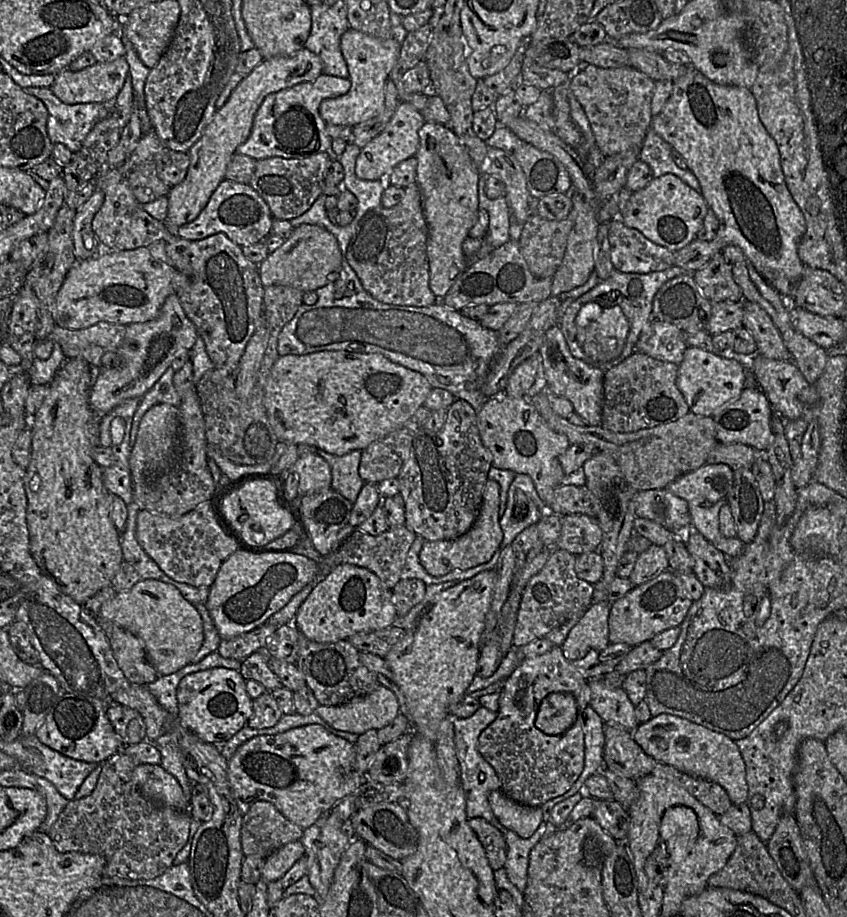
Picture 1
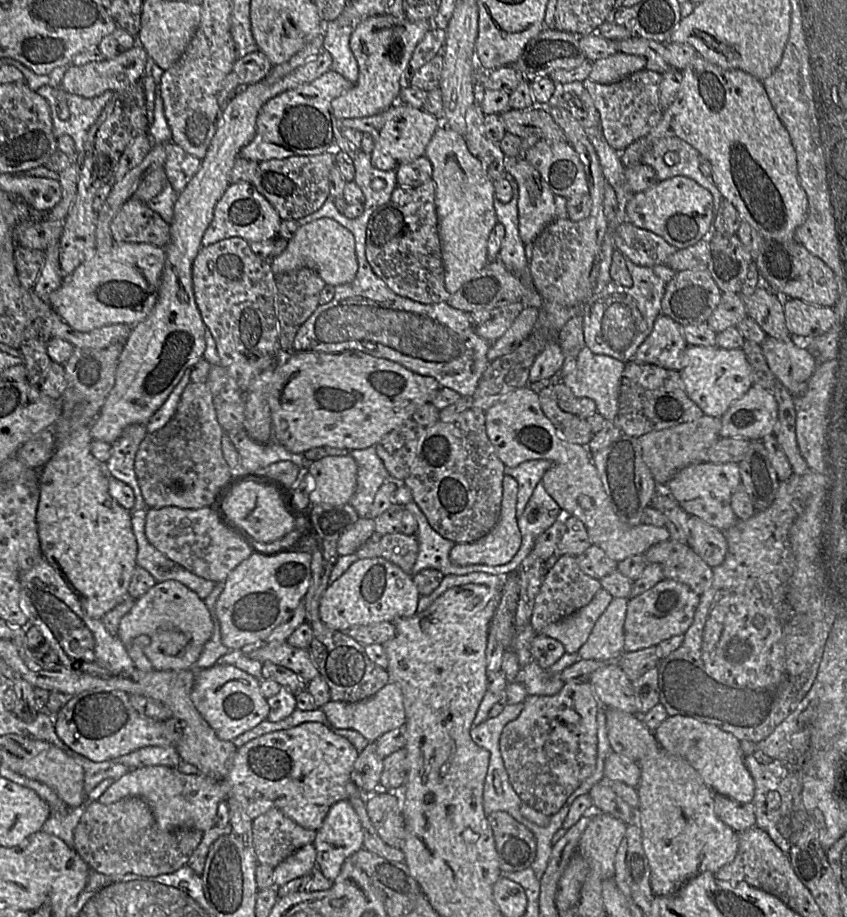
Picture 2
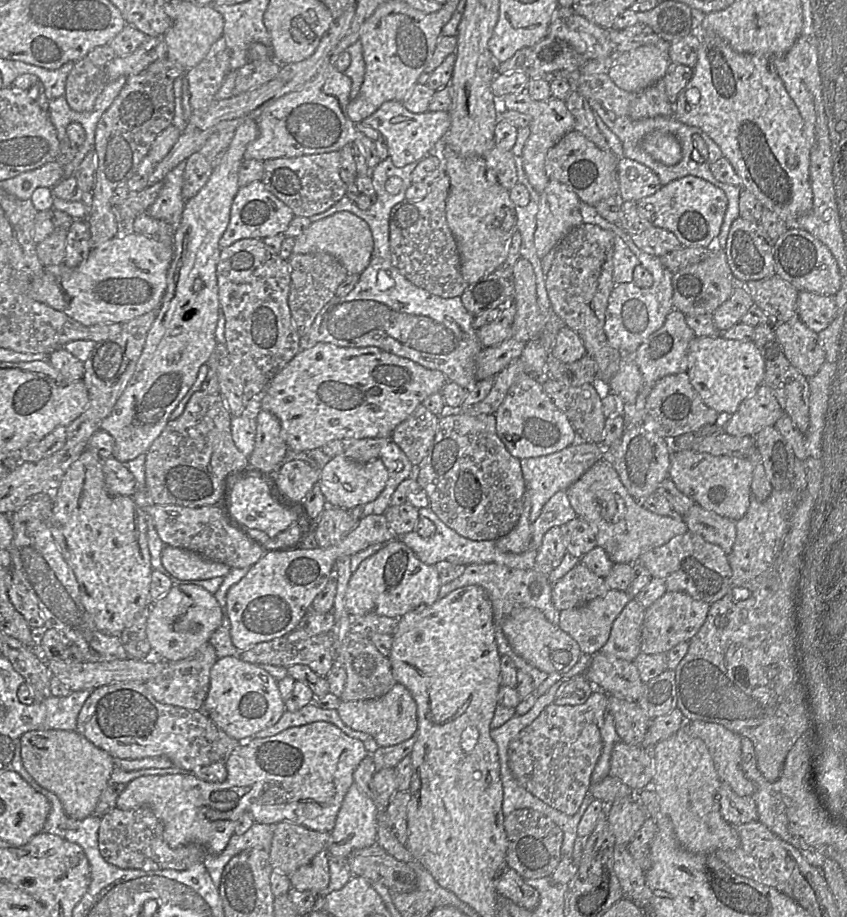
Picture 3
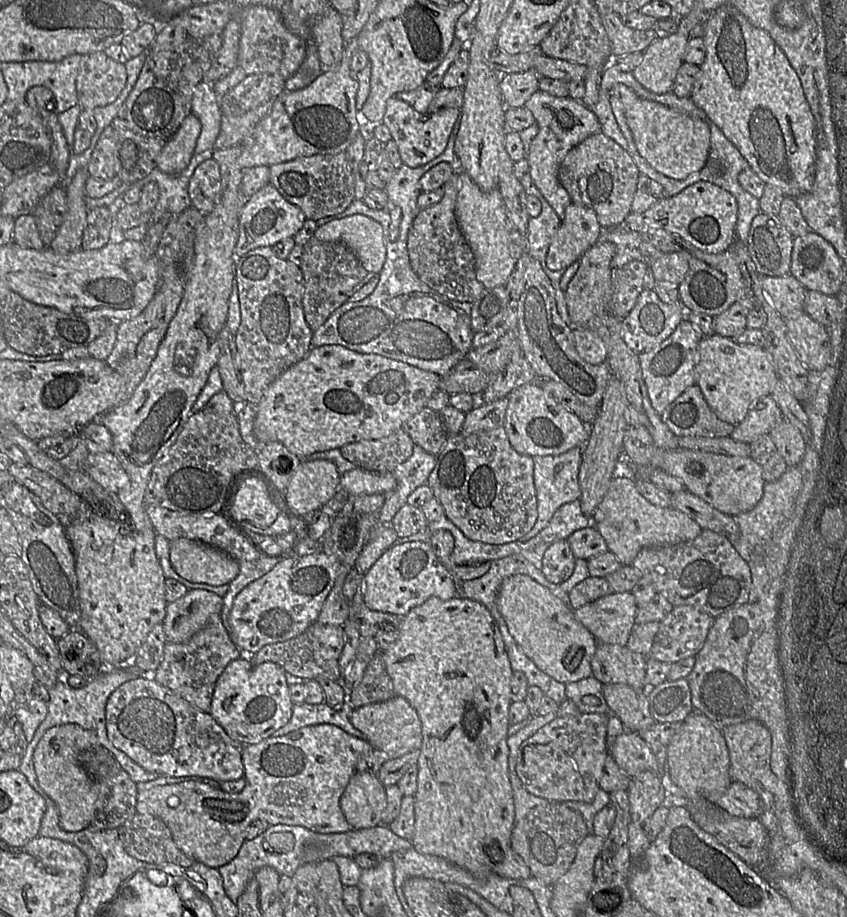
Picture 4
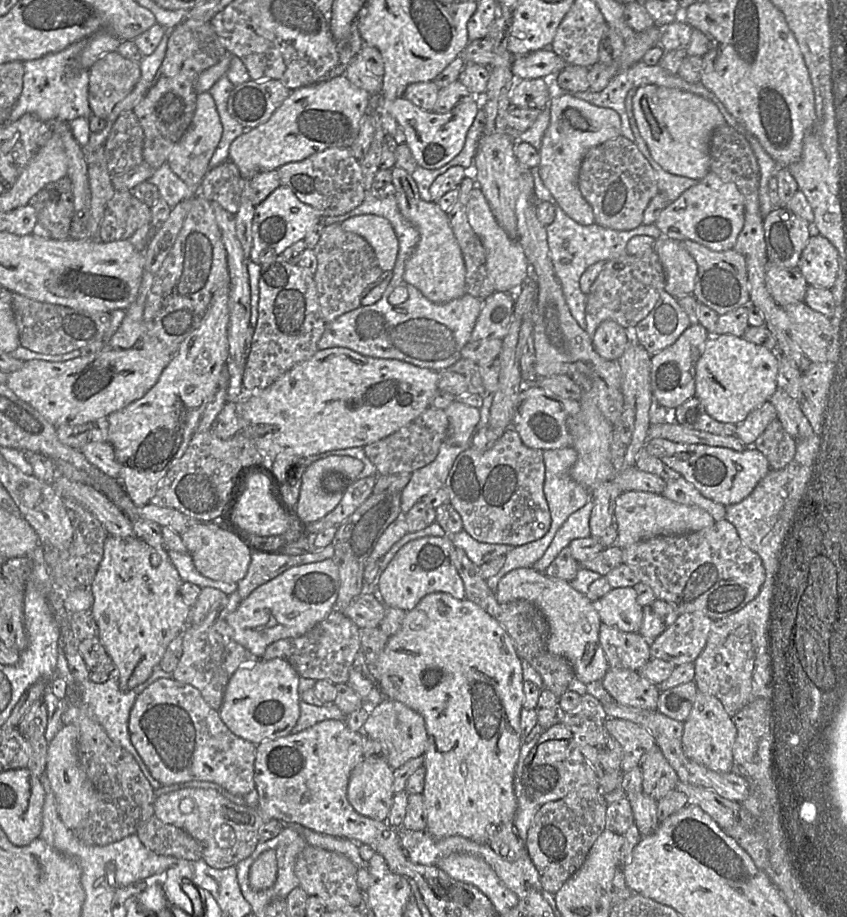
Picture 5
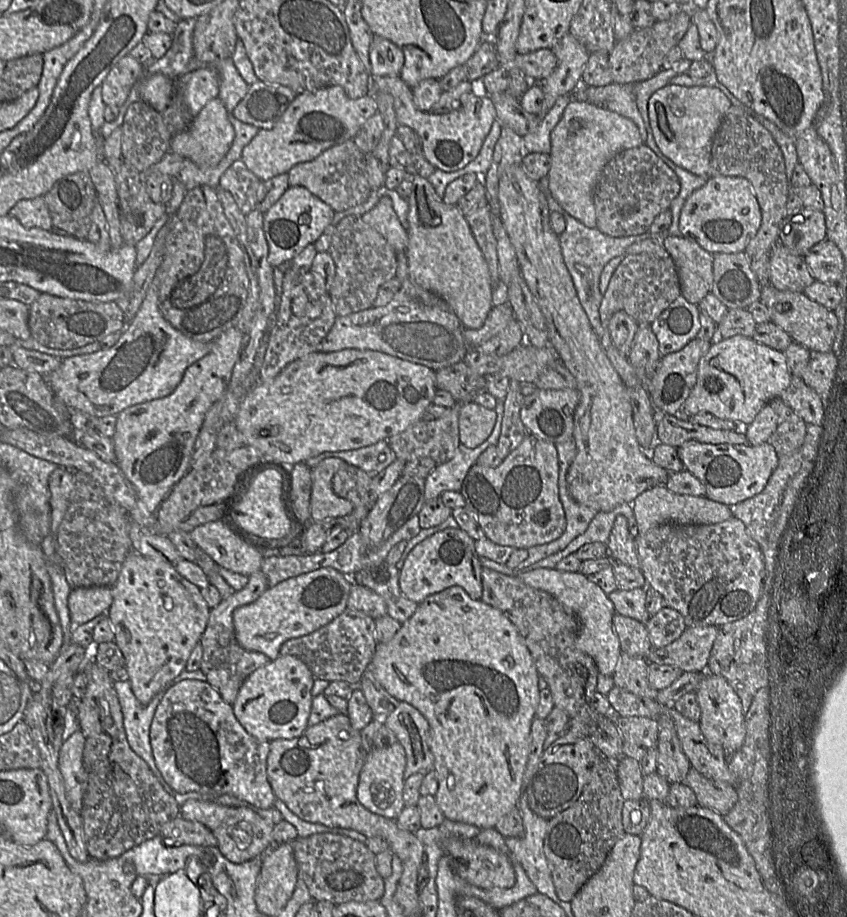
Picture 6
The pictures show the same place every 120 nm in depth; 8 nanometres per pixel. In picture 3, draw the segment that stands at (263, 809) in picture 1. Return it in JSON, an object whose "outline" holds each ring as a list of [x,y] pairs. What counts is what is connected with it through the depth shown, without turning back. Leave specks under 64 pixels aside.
{"outline":[[[290,822],[267,825],[274,825],[268,853],[276,872],[289,875],[310,863],[322,850],[327,850],[329,832],[313,831]]]}

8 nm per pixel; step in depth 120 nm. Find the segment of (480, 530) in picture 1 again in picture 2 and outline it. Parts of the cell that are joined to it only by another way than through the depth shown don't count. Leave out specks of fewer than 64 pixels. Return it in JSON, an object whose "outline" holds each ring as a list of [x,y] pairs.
{"outline":[[[505,475],[502,482],[503,496],[501,512],[497,524],[481,539],[472,543],[456,543],[449,553],[452,564],[465,566],[471,564],[485,564],[489,566],[509,563],[520,549],[522,537],[517,523],[517,495],[518,482],[511,476]]]}

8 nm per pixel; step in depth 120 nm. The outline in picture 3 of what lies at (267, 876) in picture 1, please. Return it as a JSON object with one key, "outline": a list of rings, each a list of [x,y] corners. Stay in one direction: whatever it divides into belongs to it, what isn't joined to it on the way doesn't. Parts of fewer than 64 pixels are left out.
{"outline":[[[322,850],[310,863],[289,874],[292,888],[311,891],[316,895],[332,892],[327,889],[330,880],[329,858],[327,850]]]}

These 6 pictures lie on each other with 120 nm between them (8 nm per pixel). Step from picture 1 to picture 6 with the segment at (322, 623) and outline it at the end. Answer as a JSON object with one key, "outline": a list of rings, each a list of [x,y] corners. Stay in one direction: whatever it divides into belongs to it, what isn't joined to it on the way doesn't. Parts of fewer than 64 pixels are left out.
{"outline":[[[447,528],[418,543],[405,558],[399,587],[409,600],[419,604],[426,597],[452,586],[463,588],[473,600],[482,596],[483,565],[475,551],[475,540],[460,528]]]}

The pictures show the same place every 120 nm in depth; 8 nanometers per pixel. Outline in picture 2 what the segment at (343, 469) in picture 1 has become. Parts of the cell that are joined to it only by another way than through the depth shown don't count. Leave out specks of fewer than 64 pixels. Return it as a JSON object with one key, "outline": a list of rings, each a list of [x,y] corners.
{"outline":[[[375,446],[362,450],[352,450],[348,455],[355,459],[358,466],[357,487],[349,503],[360,518],[365,518],[377,491],[385,482],[390,480],[390,475],[377,455]]]}

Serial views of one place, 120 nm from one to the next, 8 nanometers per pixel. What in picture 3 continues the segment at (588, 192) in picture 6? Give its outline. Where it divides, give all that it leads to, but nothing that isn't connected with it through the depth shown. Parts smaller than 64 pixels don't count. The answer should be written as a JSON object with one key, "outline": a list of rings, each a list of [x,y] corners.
{"outline":[[[526,91],[498,98],[501,98],[506,110],[518,111],[531,117],[529,125],[530,135],[523,147],[521,157],[529,182],[540,194],[545,190],[550,181],[545,171],[546,154],[565,134],[573,130],[575,119],[567,109],[565,101],[556,98],[537,101],[533,100]]]}

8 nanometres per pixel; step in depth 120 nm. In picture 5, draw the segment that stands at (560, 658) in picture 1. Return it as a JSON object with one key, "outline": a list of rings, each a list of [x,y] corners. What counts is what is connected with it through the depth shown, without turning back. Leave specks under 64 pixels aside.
{"outline":[[[586,721],[577,726],[561,722],[546,729],[524,761],[523,785],[531,801],[539,806],[557,801],[586,785],[597,785],[604,780],[605,770],[599,754],[608,734],[605,723]]]}

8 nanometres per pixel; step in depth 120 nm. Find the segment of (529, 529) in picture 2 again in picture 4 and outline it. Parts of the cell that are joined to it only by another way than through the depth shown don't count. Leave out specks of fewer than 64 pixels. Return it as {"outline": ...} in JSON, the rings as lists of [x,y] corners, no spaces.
{"outline":[[[579,500],[566,503],[560,506],[547,526],[530,542],[530,546],[536,547],[535,564],[536,568],[541,569],[542,559],[545,551],[559,540],[567,538],[577,530],[589,527],[591,520],[587,518],[581,510]]]}

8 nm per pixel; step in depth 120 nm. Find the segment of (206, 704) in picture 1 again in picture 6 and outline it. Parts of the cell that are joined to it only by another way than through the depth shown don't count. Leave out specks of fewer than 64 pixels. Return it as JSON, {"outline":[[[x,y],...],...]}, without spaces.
{"outline":[[[280,655],[252,672],[241,685],[232,703],[233,713],[251,736],[264,741],[292,739],[308,727],[315,677],[300,659]]]}

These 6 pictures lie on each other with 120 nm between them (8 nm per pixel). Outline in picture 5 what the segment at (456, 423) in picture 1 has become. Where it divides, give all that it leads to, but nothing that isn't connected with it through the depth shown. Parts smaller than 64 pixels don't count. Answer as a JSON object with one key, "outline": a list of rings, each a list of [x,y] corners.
{"outline":[[[512,428],[507,429],[489,450],[480,452],[468,447],[461,452],[455,459],[442,489],[449,496],[449,504],[461,516],[463,531],[478,542],[512,547],[542,538],[551,525],[550,511],[543,492],[545,481],[543,452],[525,446],[519,434]]]}

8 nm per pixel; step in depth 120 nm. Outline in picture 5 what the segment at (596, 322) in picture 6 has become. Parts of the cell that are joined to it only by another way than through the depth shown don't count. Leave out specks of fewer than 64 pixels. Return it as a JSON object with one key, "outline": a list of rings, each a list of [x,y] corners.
{"outline":[[[532,168],[530,171],[534,178],[534,194],[535,201],[550,203],[555,209],[554,221],[546,226],[547,242],[549,248],[549,256],[552,262],[555,276],[557,277],[564,294],[564,298],[569,307],[569,310],[582,327],[586,328],[585,312],[587,305],[587,294],[580,287],[580,278],[587,268],[593,264],[604,261],[613,261],[627,256],[626,246],[629,240],[635,236],[651,236],[656,240],[662,236],[662,232],[654,224],[641,224],[637,228],[629,231],[616,231],[604,228],[597,224],[583,226],[571,219],[545,187],[537,168]]]}

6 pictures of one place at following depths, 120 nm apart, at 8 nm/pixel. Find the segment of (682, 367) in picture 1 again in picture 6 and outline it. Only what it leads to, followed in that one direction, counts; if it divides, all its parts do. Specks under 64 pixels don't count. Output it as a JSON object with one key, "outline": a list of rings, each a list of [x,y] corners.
{"outline":[[[743,335],[725,339],[717,337],[699,361],[696,384],[679,414],[691,417],[708,412],[748,426],[763,406],[781,396],[791,379],[784,352]]]}

